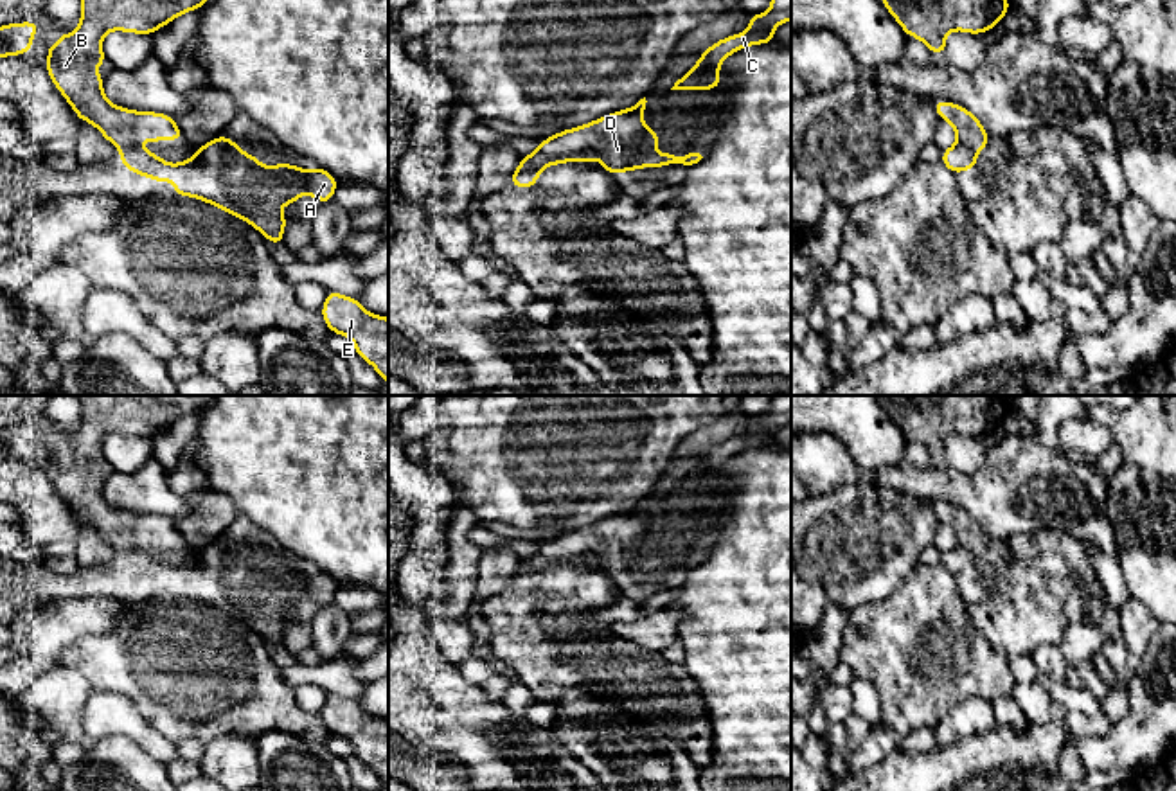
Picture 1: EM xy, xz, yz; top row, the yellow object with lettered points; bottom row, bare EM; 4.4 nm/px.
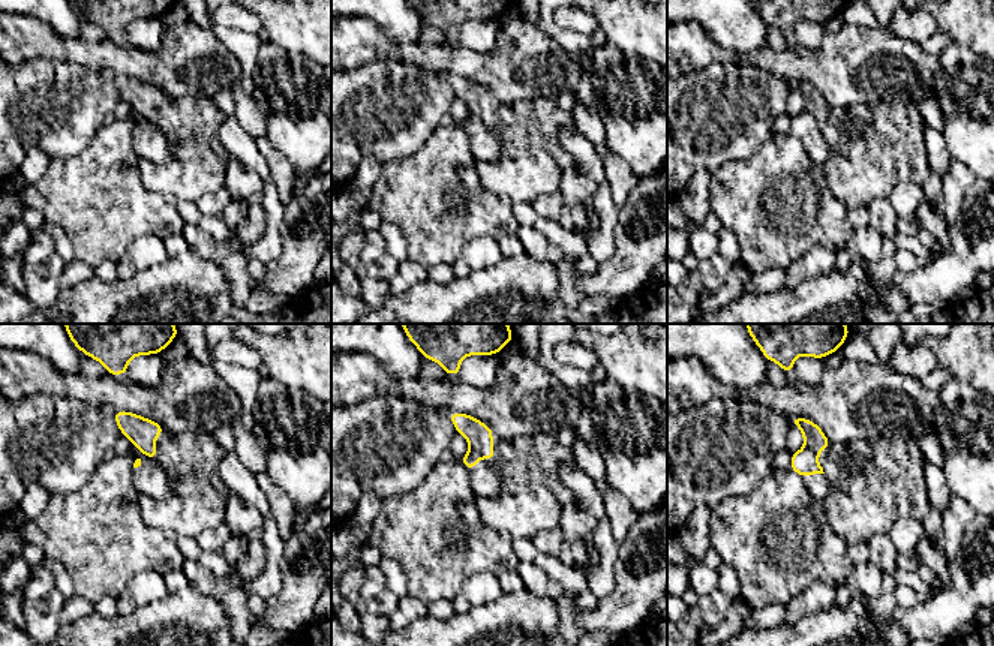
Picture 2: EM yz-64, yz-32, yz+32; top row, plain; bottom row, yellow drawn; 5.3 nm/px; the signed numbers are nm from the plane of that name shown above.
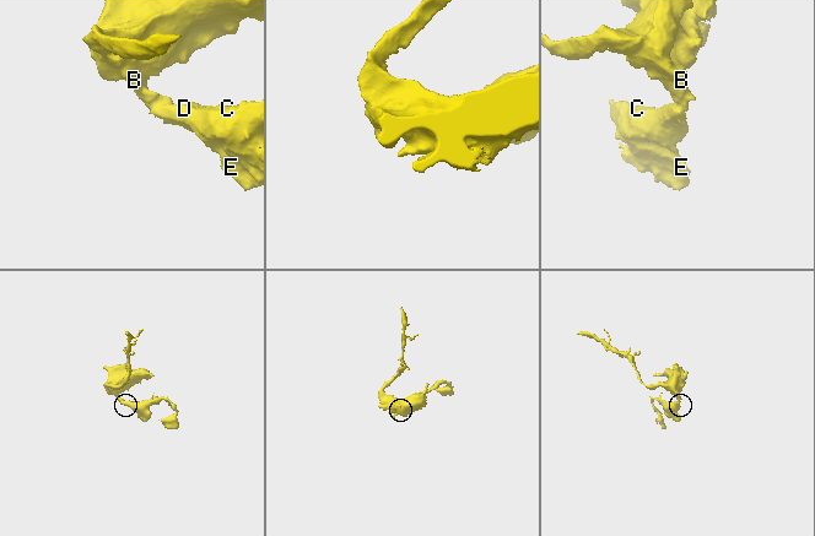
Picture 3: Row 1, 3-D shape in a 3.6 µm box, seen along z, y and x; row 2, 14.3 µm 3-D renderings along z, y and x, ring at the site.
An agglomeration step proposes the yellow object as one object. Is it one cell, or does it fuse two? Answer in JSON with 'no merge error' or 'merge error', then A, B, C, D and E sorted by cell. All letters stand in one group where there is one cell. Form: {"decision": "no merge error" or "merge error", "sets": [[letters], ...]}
{"decision": "merge error", "sets": [["A", "C", "D", "E"], ["B"]]}

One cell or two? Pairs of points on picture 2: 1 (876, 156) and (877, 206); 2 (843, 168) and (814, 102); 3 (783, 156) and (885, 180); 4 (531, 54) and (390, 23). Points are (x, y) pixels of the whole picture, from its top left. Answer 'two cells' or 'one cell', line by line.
1: two cells
2: one cell
3: two cells
4: two cells

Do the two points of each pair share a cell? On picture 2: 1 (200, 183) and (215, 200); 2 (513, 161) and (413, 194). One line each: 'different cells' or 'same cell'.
1: different cells
2: different cells

